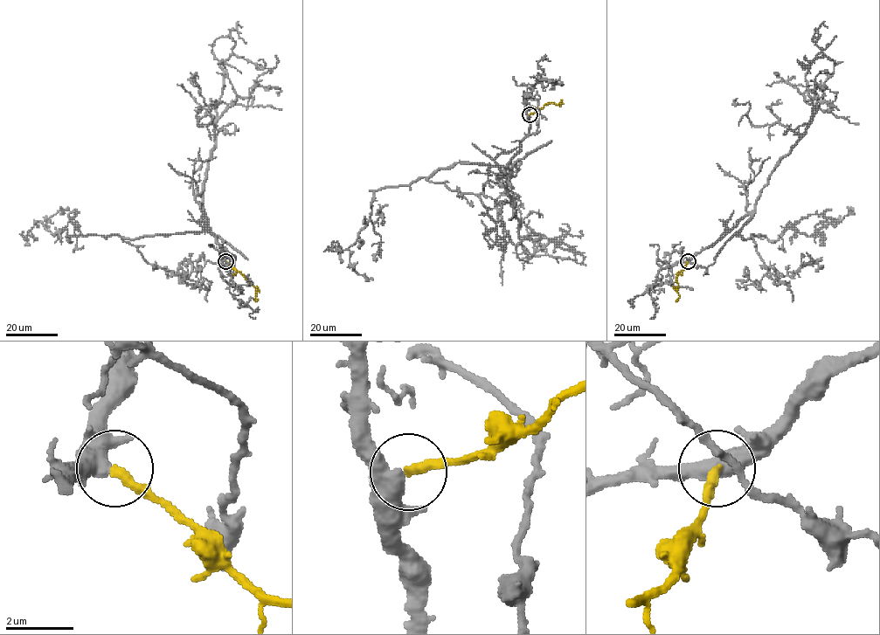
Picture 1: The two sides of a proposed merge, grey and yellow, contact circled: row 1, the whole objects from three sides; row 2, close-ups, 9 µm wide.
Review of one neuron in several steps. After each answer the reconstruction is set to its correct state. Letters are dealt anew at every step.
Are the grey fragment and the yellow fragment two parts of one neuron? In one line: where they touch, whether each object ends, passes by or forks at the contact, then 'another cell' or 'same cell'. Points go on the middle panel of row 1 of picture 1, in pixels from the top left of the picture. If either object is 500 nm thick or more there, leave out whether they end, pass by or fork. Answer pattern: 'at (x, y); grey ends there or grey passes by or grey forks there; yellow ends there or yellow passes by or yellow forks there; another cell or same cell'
at (530, 114); grey passes by; yellow ends there; same cell

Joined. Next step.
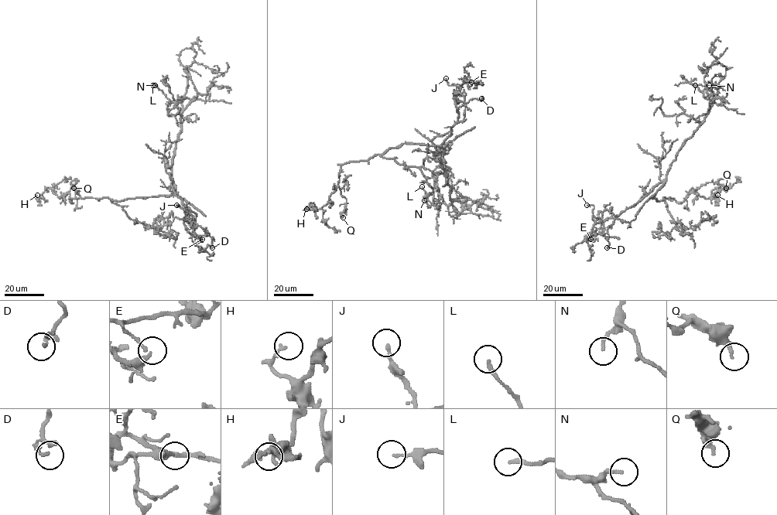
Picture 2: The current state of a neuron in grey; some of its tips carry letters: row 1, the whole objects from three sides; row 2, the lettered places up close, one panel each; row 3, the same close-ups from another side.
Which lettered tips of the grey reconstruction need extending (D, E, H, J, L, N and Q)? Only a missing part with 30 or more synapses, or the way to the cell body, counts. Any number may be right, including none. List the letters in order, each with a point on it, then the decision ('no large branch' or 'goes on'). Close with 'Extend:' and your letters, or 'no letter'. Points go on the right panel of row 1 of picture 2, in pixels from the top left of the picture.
D: at (607, 247); no large branch
E: at (590, 239); no large branch
H: at (717, 195); no large branch
J: at (587, 205); no large branch
L: at (695, 85); no large branch
N: at (709, 85); no large branch
Q: at (726, 188); no large branch
Extend: no letter

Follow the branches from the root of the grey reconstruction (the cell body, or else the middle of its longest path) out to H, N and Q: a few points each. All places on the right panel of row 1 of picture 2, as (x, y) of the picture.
H: (660, 189), (652, 197), (658, 201), (682, 202), (693, 192), (708, 199), (715, 188), (711, 195), (717, 195)
N: (660, 189), (676, 152), (704, 121), (713, 100), (711, 100), (713, 92), (706, 87), (709, 85)
Q: (660, 189), (652, 197), (658, 201), (670, 197), (682, 202), (689, 194), (709, 182), (717, 182), (726, 188)

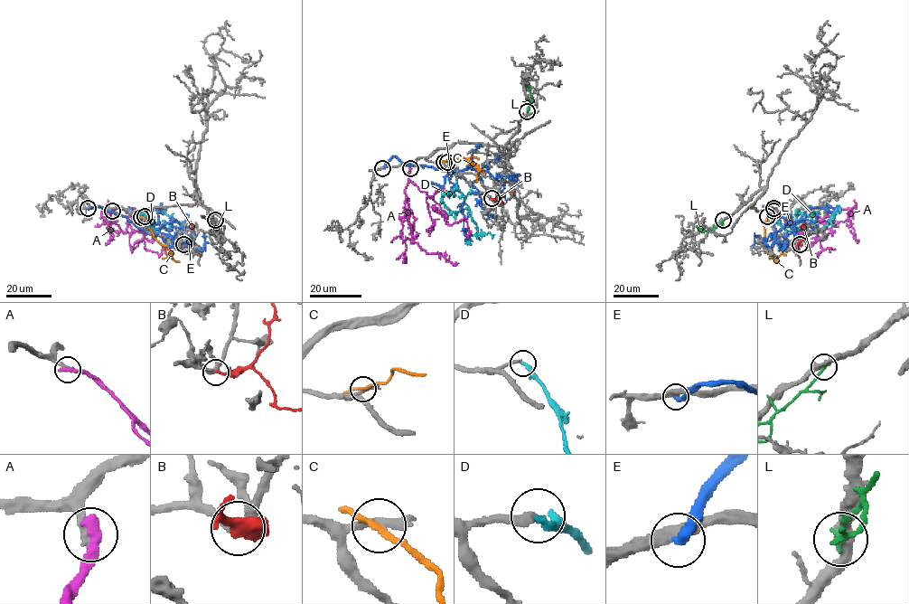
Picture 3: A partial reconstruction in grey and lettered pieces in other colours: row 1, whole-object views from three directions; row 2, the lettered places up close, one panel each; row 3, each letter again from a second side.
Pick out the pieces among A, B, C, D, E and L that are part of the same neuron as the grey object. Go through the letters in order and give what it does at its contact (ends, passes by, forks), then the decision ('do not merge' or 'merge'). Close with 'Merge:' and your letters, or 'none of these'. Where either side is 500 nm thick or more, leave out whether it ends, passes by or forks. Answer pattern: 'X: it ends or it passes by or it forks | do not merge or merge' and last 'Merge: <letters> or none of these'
A: it ends | do not merge
B: it ends | do not merge
C: it passes by | do not merge
D: it ends | merge
E: it ends | do not merge
L: it ends | do not merge
Merge: D

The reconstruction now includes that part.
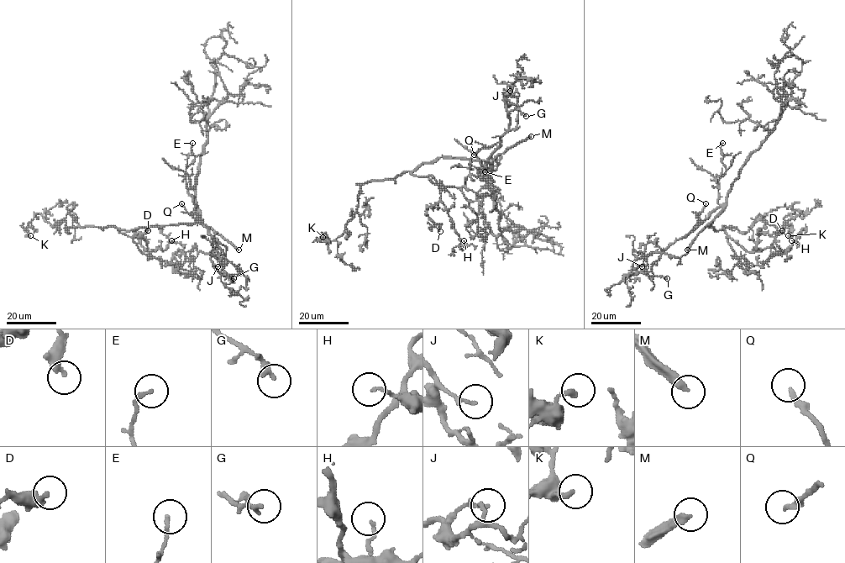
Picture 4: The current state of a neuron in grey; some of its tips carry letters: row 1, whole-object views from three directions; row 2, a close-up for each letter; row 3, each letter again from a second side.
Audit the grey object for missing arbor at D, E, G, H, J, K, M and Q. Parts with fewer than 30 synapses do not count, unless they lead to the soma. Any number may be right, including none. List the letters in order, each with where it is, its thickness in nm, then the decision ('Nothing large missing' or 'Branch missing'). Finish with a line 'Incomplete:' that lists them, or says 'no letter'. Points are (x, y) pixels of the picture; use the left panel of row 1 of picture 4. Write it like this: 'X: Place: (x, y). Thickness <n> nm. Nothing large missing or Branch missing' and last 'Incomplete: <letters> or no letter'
D: Place: (148, 230). Thickness 360 nm. Nothing large missing
E: Place: (192, 143). Thickness 160 nm. Nothing large missing
G: Place: (233, 278). Thickness 200 nm. Nothing large missing
H: Place: (171, 240). Thickness 110 nm. Nothing large missing
J: Place: (217, 266). Thickness 180 nm. Nothing large missing
K: Place: (30, 235). Thickness 220 nm. Nothing large missing
M: Place: (238, 249). Thickness 300 nm. Branch missing
Q: Place: (181, 203). Thickness 220 nm. Branch missing
Incomplete: M, Q

